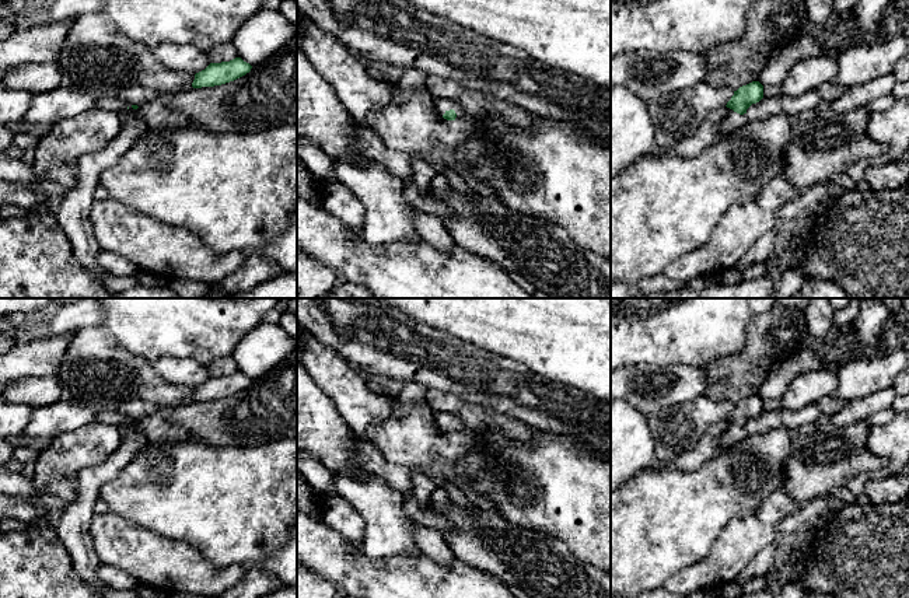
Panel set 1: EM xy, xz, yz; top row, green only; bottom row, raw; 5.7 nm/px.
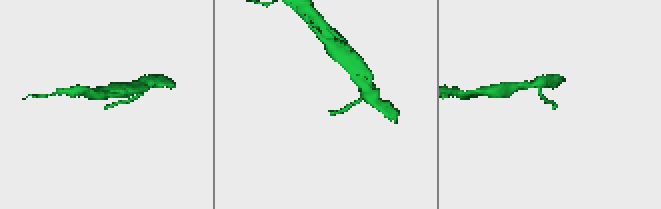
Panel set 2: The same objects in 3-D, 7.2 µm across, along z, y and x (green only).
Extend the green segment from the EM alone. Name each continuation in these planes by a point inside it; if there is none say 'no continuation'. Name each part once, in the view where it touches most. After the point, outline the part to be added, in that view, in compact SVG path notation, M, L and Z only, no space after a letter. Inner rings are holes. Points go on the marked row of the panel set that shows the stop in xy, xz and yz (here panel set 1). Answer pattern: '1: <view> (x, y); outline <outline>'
1: xz (443, 105); outline M450 99L436 101L436 112L437 112L437 118L440 120L447 120L447 119L443 118L443 115L450 109L455 111L455 113L457 113L455 120L466 119L466 113L465 113L462 102L450 101Z

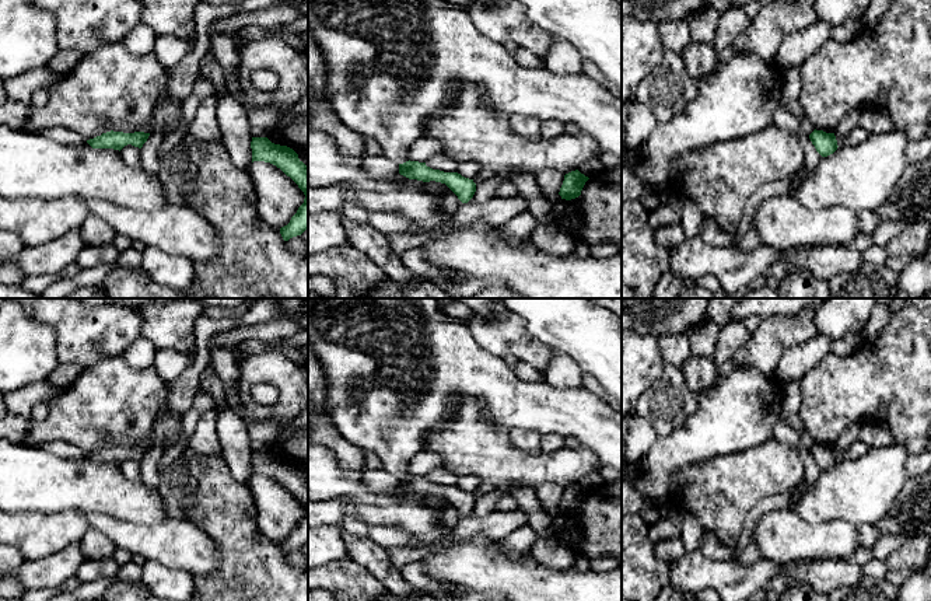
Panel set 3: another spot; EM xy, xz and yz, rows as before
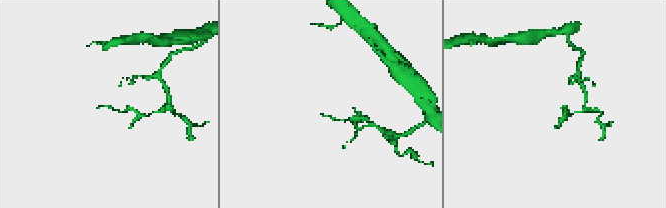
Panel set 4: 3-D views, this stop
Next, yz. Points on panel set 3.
no continuation

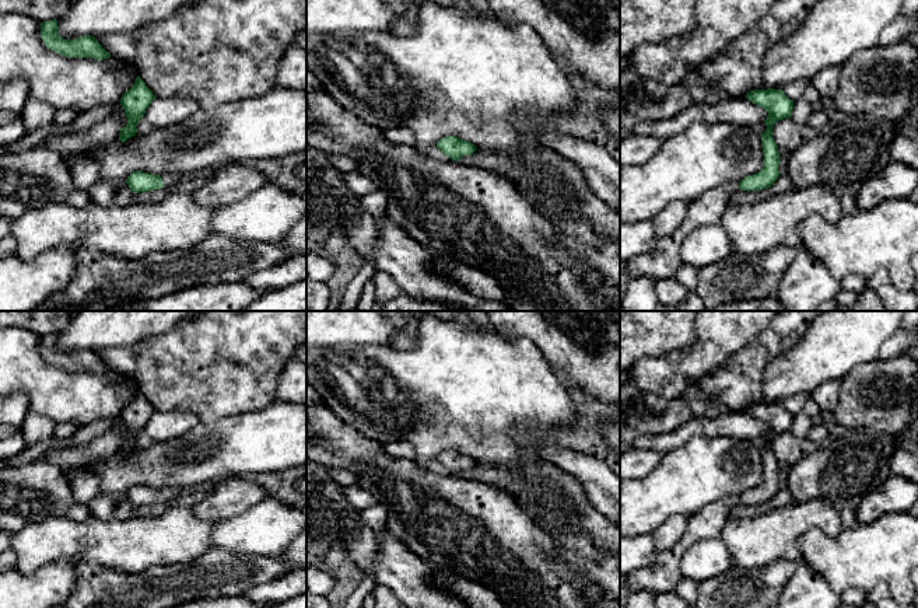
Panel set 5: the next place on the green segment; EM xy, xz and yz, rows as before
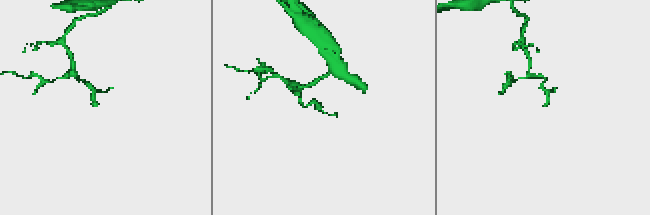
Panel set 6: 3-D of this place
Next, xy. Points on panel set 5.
1: xy (168, 180); outline M164 174L161 178L162 178L164 188L171 189L179 181L181 175Z

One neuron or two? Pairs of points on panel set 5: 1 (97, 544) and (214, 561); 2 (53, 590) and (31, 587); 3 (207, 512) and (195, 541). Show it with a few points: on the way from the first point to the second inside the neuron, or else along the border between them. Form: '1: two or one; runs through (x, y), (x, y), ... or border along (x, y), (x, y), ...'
1: two; border along (212, 548), (186, 562), (163, 566)
2: one; runs through (48, 590), (37, 590)
3: two; border along (191, 507), (198, 517), (219, 520)

